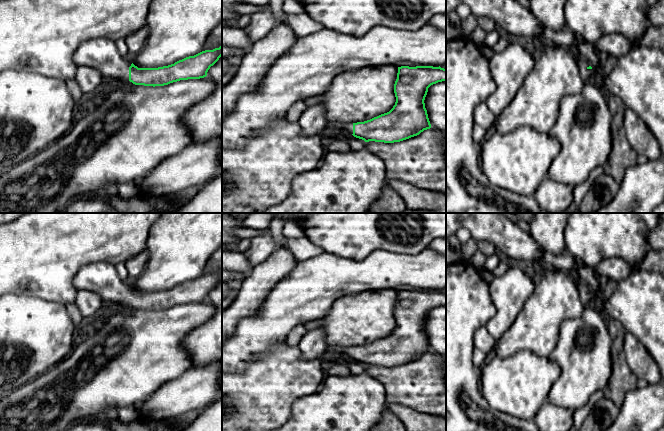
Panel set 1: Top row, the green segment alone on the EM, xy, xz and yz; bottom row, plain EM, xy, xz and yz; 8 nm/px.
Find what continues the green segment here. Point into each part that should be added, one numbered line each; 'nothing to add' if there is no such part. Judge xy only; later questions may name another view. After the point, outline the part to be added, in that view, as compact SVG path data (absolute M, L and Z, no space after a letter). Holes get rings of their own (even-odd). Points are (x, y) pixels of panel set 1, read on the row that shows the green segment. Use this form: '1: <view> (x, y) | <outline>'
1: xy (101, 54) | M95 38L83 42L75 52L74 61L78 66L98 70L104 79L123 78L129 80L130 58L123 58L115 41Z

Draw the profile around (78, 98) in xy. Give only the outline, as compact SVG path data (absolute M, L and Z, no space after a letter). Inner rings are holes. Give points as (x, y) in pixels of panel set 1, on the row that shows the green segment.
M75 78L69 79L66 81L66 86L68 88L68 91L70 95L73 98L74 106L77 110L79 110L85 101L85 97L76 81Z

